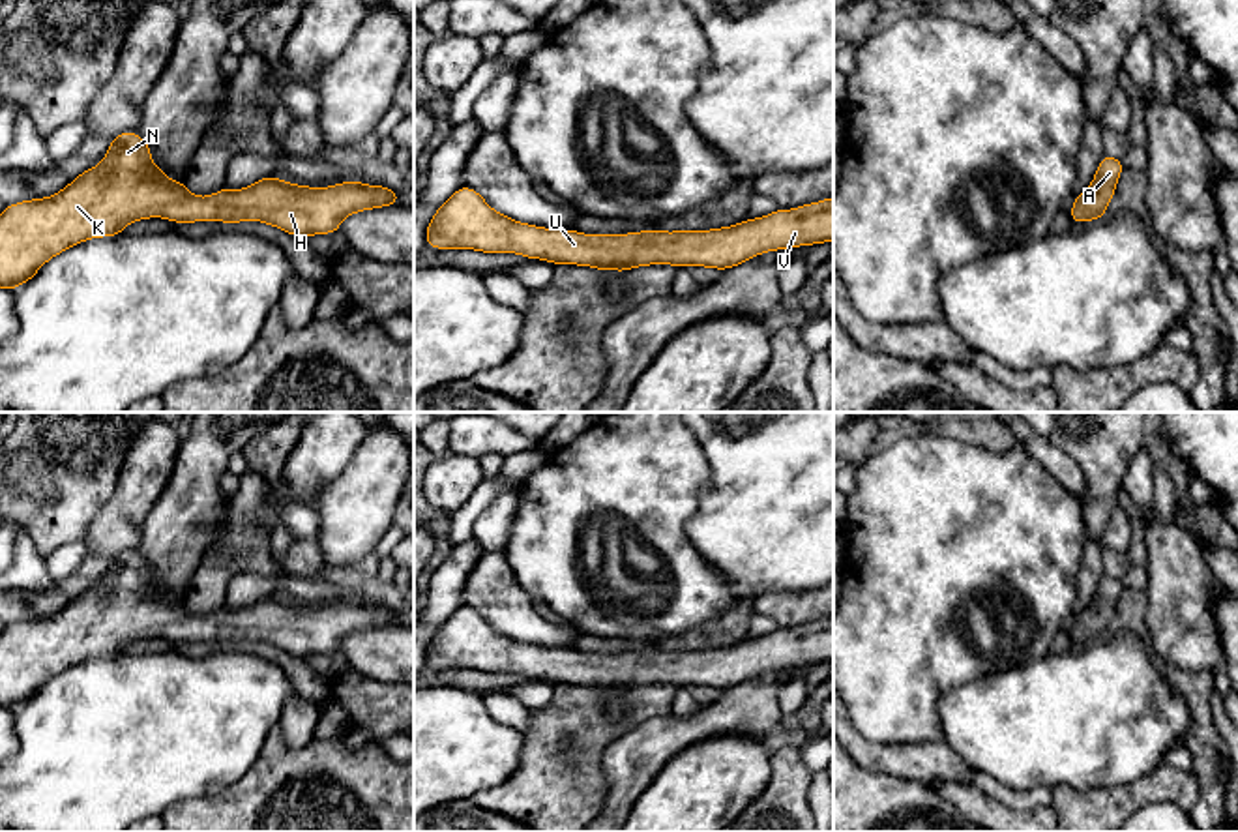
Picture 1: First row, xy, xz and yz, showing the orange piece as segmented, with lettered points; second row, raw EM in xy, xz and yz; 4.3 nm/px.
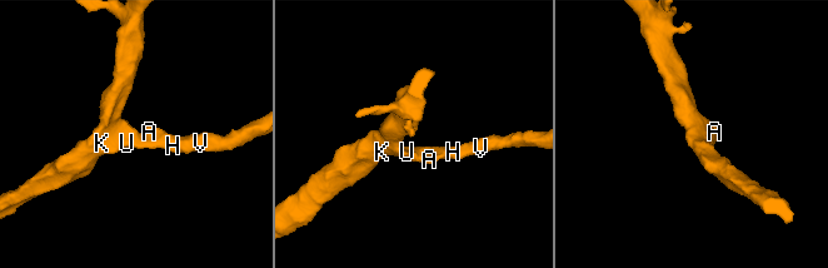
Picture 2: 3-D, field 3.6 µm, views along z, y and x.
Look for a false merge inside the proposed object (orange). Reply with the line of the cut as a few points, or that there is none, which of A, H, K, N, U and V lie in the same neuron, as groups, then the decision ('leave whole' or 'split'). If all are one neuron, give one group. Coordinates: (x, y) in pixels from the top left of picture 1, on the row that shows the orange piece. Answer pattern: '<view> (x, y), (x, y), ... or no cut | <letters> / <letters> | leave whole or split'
no cut | A H K N U V | leave whole

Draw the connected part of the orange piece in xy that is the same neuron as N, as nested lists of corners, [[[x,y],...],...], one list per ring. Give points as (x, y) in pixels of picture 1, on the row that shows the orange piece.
[[[135,131],[111,141],[101,163],[86,169],[54,197],[30,199],[4,206],[0,214],[0,289],[15,290],[28,283],[39,268],[66,249],[92,238],[118,236],[124,227],[150,217],[174,223],[221,221],[236,225],[243,219],[268,223],[298,238],[339,232],[341,221],[352,214],[395,206],[401,193],[386,186],[341,182],[330,187],[296,186],[281,178],[260,178],[238,191],[223,186],[215,195],[197,197],[184,182],[170,180],[155,167],[150,144]]]

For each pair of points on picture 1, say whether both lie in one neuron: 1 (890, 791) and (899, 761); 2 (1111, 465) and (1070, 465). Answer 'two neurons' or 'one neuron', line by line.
1: two neurons
2: two neurons

